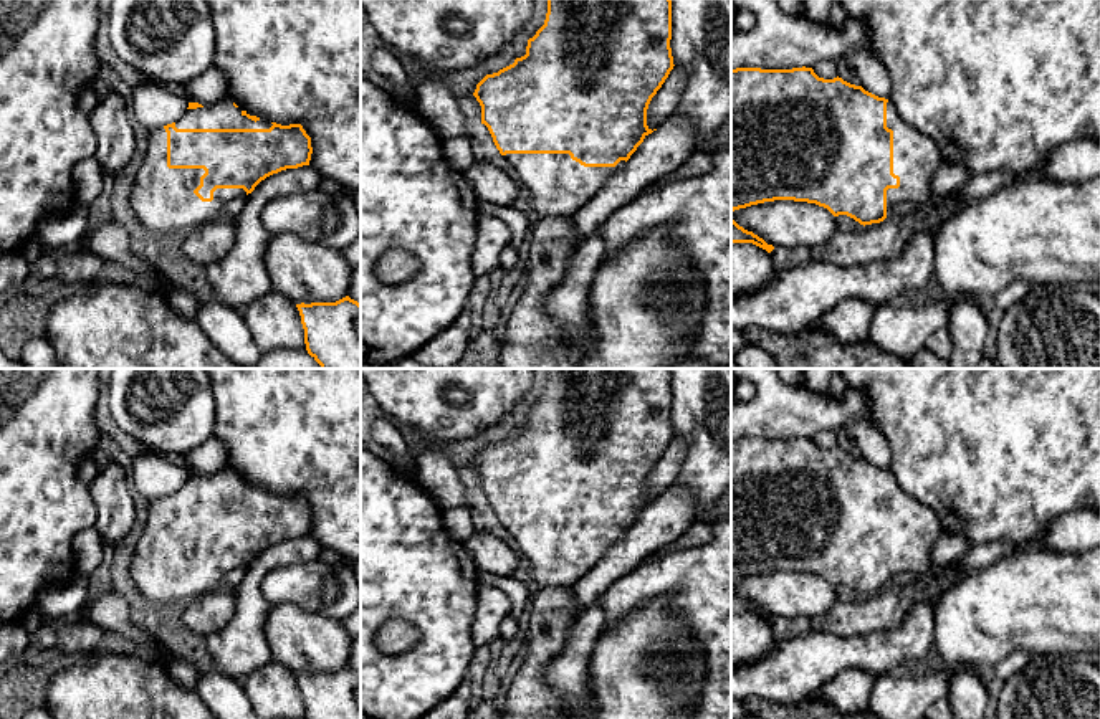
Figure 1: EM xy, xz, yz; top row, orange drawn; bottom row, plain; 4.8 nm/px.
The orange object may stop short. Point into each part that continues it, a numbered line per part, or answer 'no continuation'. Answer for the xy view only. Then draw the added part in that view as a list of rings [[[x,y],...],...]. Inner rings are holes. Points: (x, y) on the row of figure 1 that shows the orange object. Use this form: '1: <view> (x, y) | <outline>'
1: xy (162, 199) | [[[164,127],[152,129],[131,192],[141,223],[159,233],[192,230],[223,218],[227,203],[246,195],[243,188],[217,188],[212,202],[202,202],[194,190],[203,174],[203,169],[169,169],[167,132]]]

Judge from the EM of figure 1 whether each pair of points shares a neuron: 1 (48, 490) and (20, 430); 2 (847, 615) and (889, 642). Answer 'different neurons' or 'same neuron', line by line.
1: same neuron
2: different neurons

